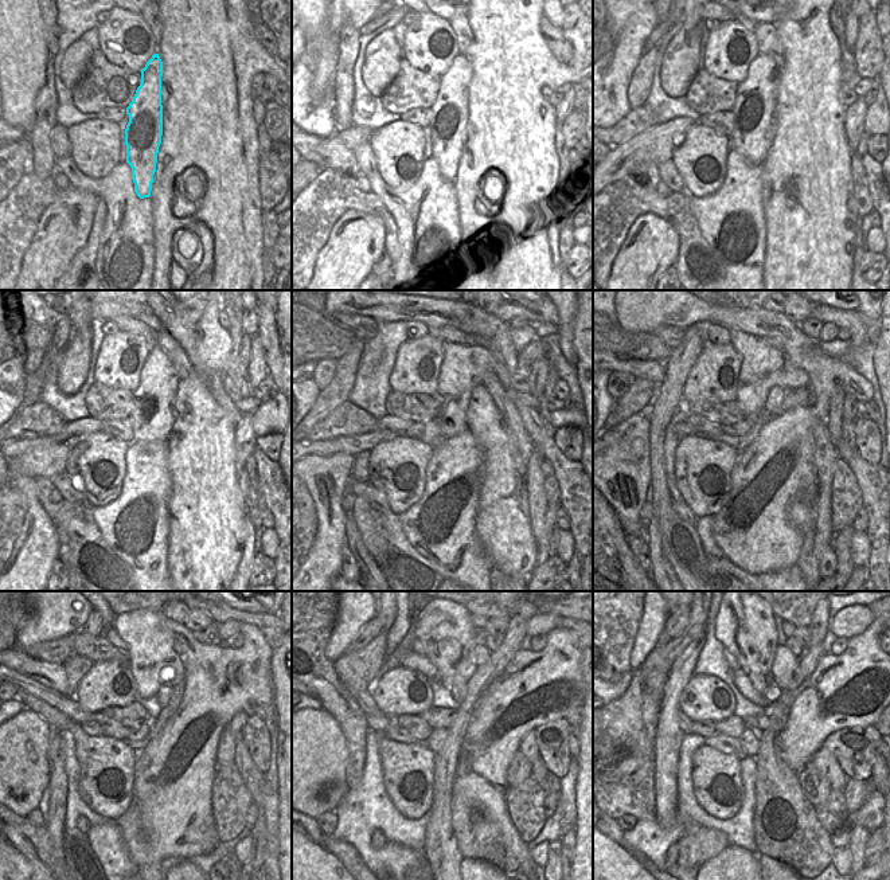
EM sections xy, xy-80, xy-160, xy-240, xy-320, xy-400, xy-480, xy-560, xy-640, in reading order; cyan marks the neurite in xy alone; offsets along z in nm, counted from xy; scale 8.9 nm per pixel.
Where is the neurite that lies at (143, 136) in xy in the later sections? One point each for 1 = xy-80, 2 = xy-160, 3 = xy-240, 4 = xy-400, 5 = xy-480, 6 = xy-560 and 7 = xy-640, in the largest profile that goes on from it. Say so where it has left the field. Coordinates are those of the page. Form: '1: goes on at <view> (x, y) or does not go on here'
1: goes on at xy-80 (451, 110)
2: goes on at xy-160 (753, 128)
3: goes on at xy-240 (152, 415)
4: goes on at xy-400 (764, 367)
5: goes on at xy-480 (153, 663)
6: goes on at xy-560 (444, 626)
7: goes on at xy-640 (745, 625)

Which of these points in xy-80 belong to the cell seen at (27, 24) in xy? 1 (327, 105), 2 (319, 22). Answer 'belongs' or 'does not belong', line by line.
1: does not belong
2: belongs

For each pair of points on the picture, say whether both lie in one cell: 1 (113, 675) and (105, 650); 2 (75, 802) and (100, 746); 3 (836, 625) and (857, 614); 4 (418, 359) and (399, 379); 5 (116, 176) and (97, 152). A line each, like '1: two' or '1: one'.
1: two
2: two
3: one
4: one
5: two

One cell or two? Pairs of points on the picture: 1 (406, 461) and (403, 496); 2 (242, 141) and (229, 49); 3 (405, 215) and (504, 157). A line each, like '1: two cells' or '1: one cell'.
1: one cell
2: one cell
3: two cells

